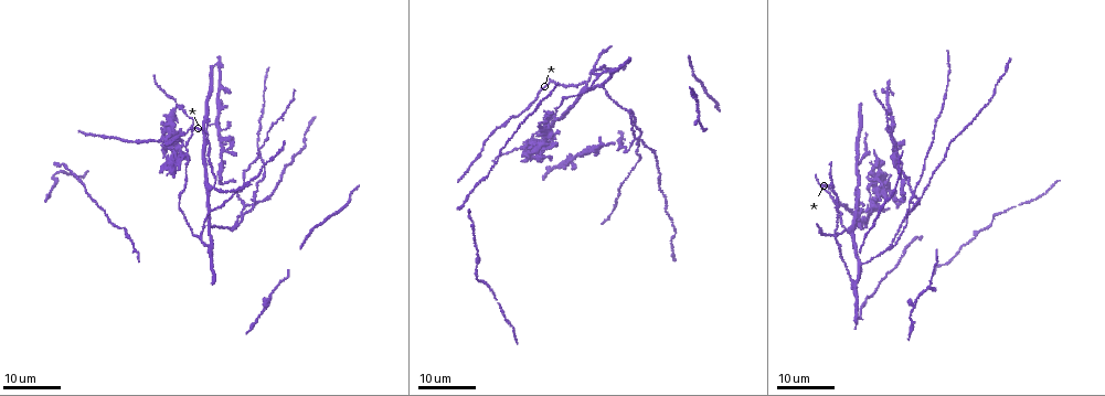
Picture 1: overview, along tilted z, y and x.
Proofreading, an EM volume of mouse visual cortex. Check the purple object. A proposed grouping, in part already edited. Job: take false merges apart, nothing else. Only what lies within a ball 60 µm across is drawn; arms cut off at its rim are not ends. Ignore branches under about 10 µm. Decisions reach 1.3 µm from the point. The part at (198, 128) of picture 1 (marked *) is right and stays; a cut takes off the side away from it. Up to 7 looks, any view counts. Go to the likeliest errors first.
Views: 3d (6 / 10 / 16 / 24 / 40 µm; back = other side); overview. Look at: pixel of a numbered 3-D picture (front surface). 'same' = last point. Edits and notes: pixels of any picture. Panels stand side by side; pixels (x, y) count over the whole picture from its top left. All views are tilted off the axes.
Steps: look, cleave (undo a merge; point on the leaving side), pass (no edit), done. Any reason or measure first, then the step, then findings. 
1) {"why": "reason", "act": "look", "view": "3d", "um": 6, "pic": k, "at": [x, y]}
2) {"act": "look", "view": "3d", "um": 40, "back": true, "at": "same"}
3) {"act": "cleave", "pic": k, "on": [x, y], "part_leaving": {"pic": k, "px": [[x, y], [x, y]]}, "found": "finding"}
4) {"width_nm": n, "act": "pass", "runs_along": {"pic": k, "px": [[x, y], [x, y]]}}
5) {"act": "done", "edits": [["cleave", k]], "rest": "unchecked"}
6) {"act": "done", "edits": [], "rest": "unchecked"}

{"why": "four or more arms meet", "act": "look", "view": "3d", "um": 24, "pic": 1, "at": [183, 155]}

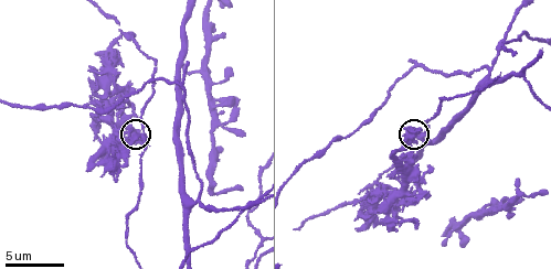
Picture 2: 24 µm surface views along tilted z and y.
{"act": "look", "view": "3d", "um": 6, "pic": 2, "at": [140, 136]}

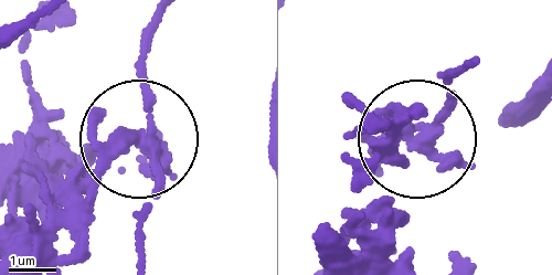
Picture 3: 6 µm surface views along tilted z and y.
{"width_nm": 230, "act": "cleave", "pic": 3, "on": [405, 168], "part_leaving": {"pic": 3, "px": [[151, 145], [123, 151], [23, 246]]}, "found": "a second cell is stuck on"}

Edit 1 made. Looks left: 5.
{"why": "a fork", "act": "look", "view": "3d", "um": 16, "pic": 2, "at": [523, 75]}

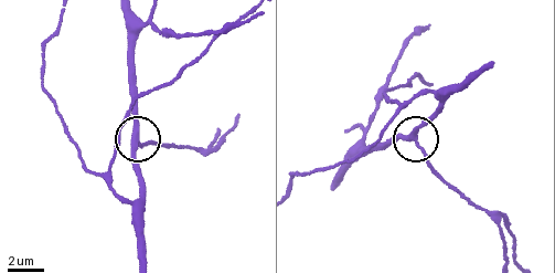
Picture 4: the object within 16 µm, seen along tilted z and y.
{"arms": 3, "act": "pass", "found": "continuous, no second cell"}

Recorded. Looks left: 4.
{"why": "three-way junction", "act": "look", "view": "3d", "um": 24, "pic": 1, "at": [619, 147]}

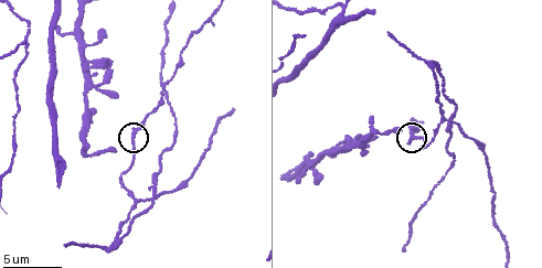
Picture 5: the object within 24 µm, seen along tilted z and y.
{"act": "look", "view": "3d", "um": 10, "pic": 5, "at": [134, 144]}

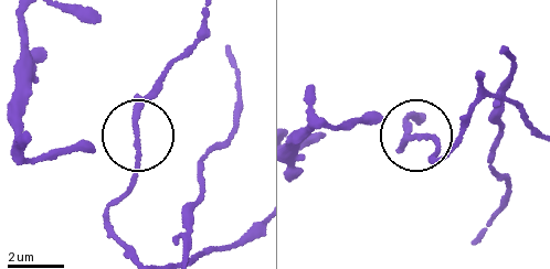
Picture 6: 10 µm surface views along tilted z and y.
{"side_arm_um": 20, "arms": 3, "act": "pass", "found": "all the same cell"}

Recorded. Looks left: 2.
{"act": "done", "edits": [["cleave", 3]], "rest": "unchecked"}

